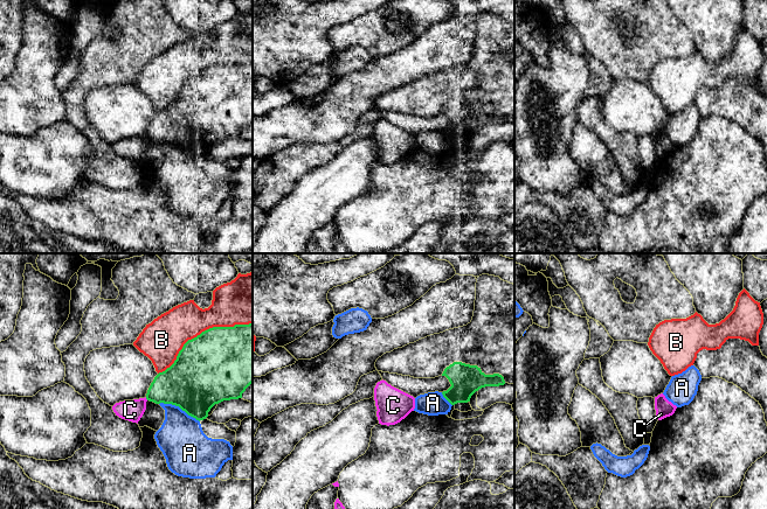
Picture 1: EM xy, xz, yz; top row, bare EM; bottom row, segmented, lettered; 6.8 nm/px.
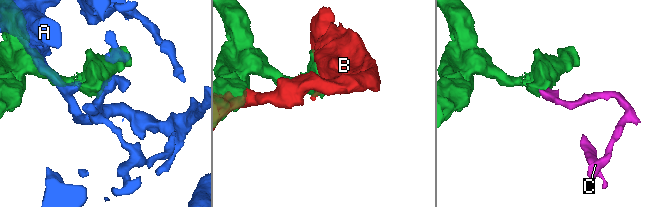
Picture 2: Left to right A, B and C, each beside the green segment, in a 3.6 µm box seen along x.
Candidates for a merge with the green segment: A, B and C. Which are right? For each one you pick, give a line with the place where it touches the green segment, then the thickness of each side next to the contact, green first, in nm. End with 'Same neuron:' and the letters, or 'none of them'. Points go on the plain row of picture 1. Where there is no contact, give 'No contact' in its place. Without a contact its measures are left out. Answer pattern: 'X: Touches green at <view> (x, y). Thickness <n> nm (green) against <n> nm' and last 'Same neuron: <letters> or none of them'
Same neuron: none of them

